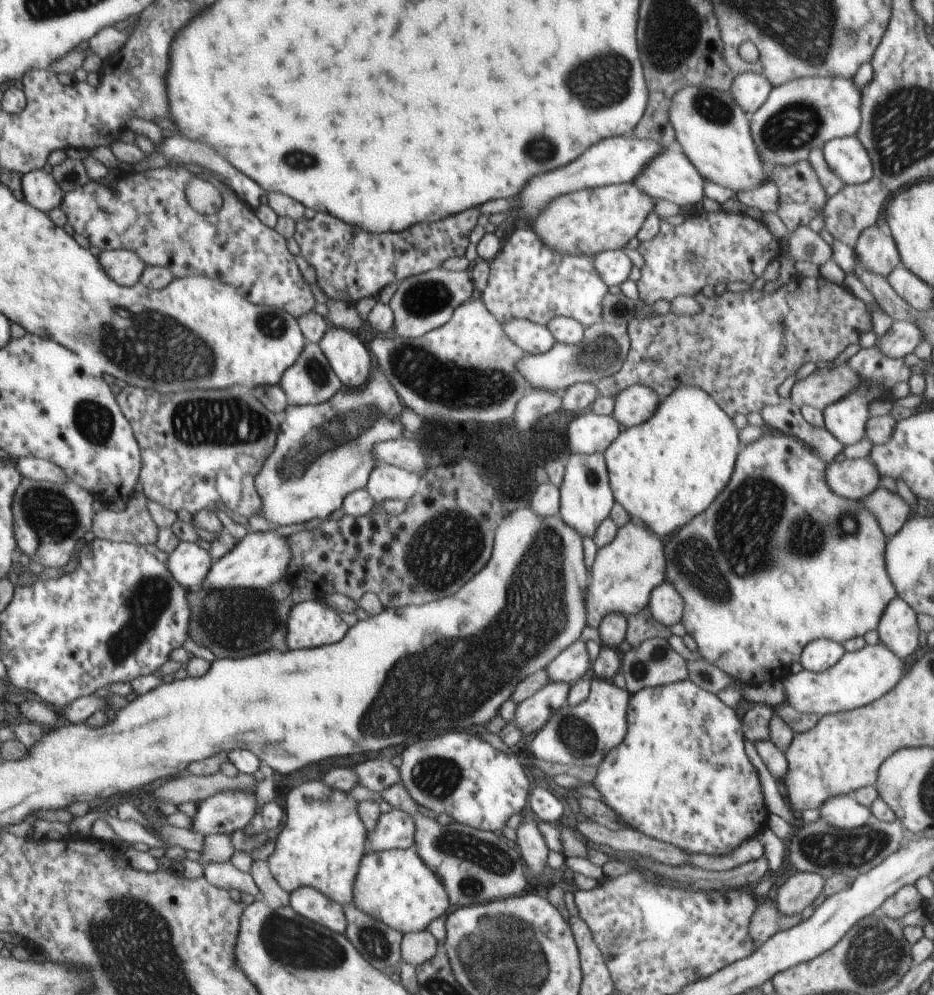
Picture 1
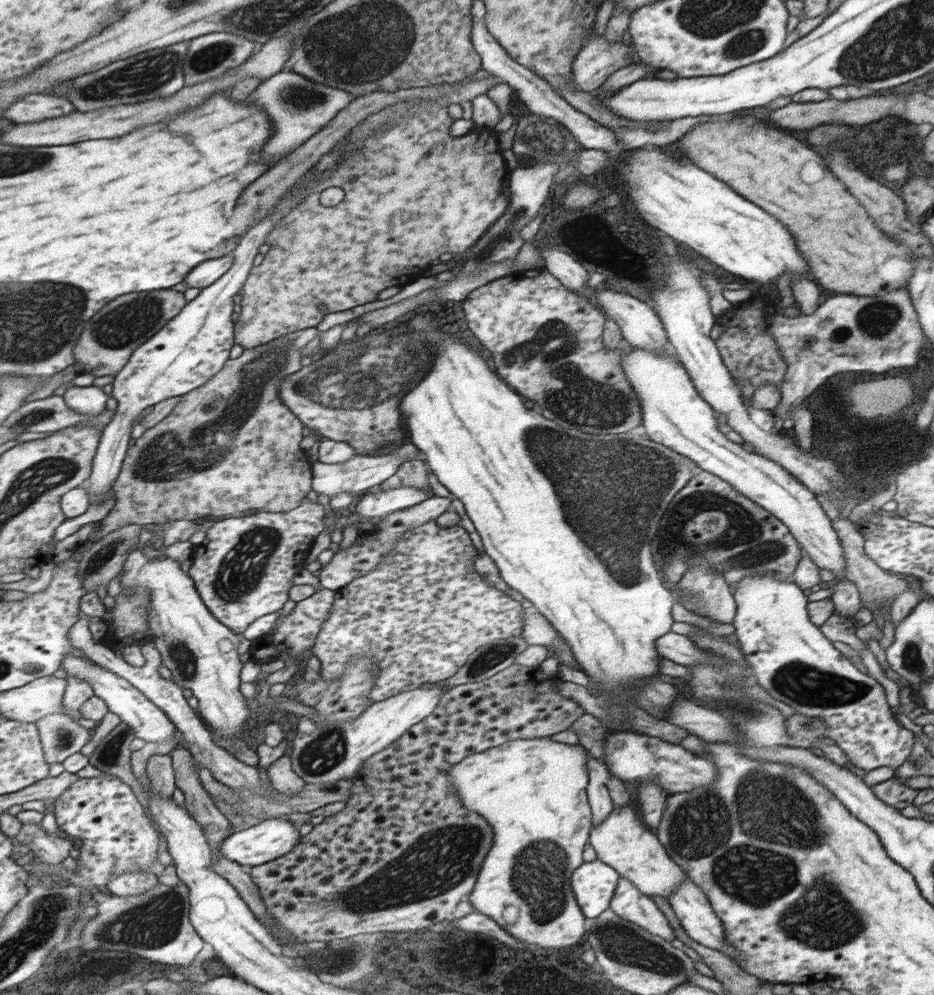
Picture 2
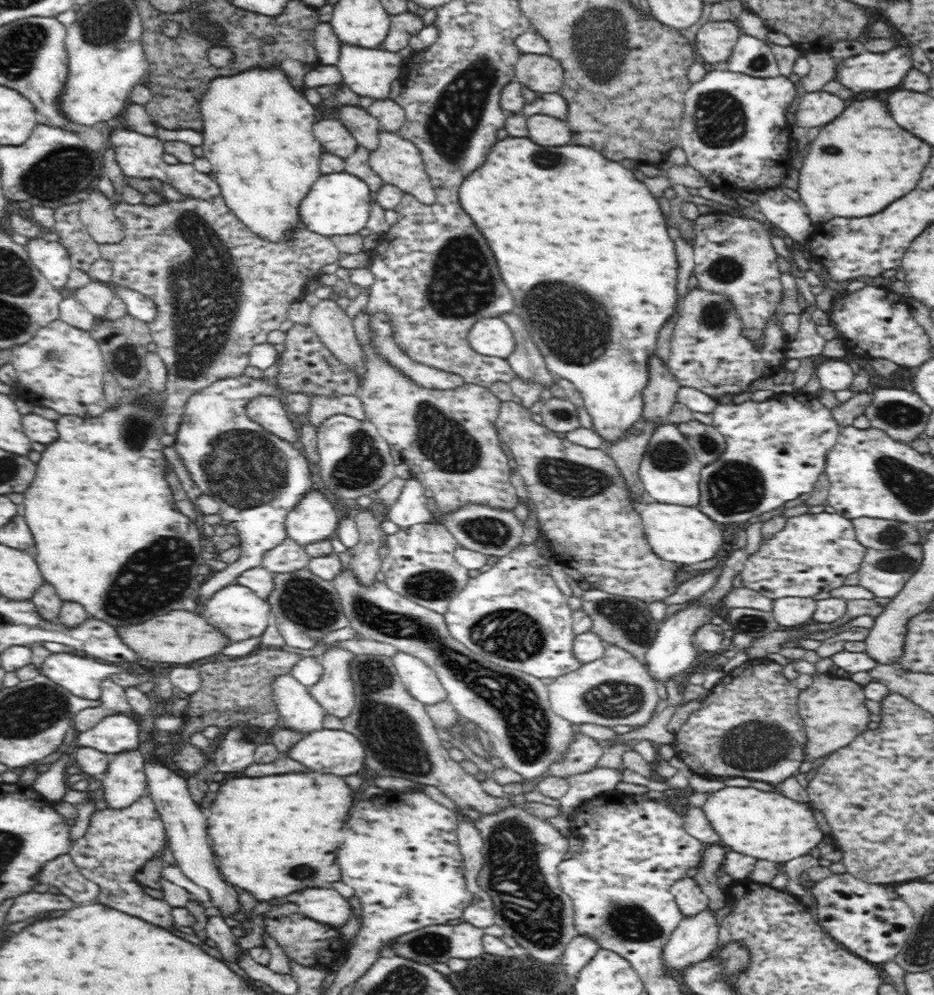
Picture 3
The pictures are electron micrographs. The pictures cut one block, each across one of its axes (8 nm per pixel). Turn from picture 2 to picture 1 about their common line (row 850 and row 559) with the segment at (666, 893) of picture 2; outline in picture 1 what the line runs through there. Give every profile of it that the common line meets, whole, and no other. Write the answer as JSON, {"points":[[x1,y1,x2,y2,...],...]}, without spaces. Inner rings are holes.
{"points":[[631,520,617,530,612,542,599,548,590,575,590,585,585,596,586,618,588,626,599,628,601,620,610,613,622,613,624,616,640,612,648,606,654,588,666,580,665,548,660,537,640,520]]}

